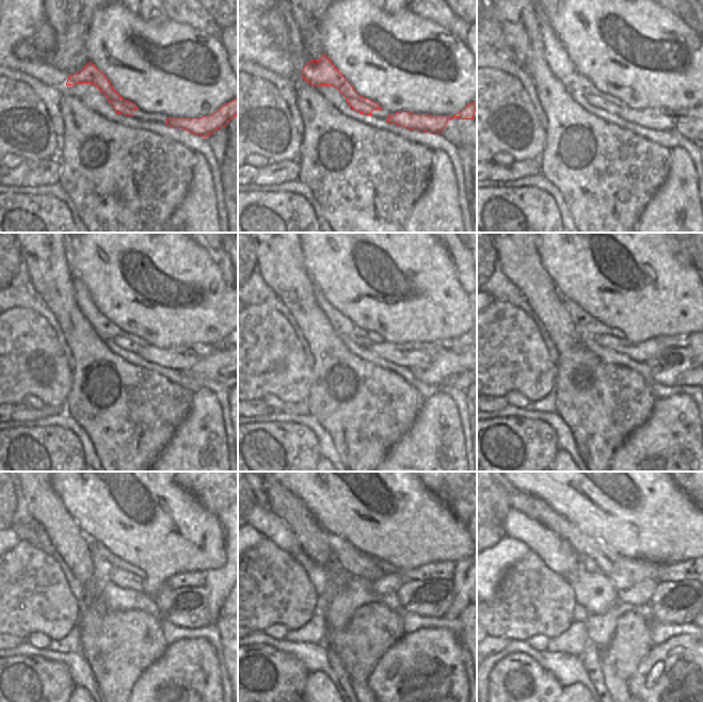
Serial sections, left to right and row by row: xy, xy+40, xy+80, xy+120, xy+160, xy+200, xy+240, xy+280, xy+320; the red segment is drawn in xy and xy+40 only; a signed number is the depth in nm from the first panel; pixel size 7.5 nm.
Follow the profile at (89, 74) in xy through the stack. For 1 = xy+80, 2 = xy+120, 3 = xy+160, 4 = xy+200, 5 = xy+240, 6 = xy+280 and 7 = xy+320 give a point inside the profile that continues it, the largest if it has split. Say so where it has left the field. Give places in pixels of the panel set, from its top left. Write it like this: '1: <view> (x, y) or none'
1: xy+80 (656, 118)
2: xy+120 (180, 357)
3: xy+160 (415, 353)
4: xy+200 (586, 326)
5: xy+240 (107, 567)
6: xy+280 (367, 569)
7: xy+320 (588, 549)

